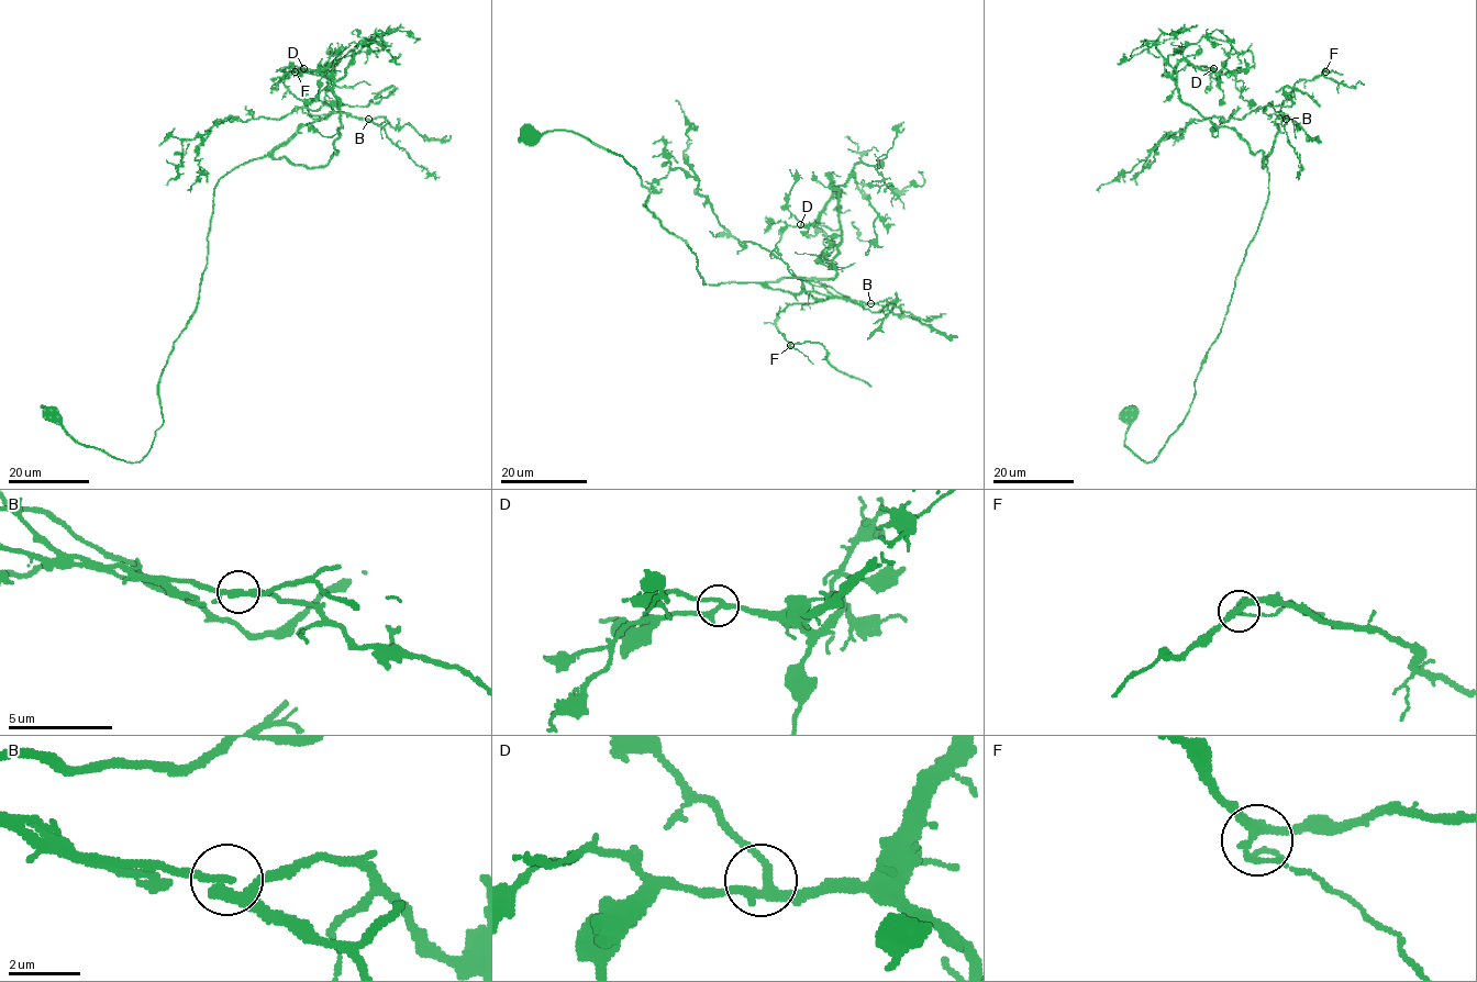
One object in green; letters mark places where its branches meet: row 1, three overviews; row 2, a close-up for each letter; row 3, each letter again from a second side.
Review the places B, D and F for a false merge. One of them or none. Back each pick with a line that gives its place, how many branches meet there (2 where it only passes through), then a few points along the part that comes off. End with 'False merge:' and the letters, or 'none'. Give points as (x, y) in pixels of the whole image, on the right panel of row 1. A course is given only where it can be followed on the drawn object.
B: at (1286, 119); 4 branches meet; foreign part runs (1286, 119), (1262, 108), (1241, 119), (1191, 120), (1097, 190)
False merge: B

